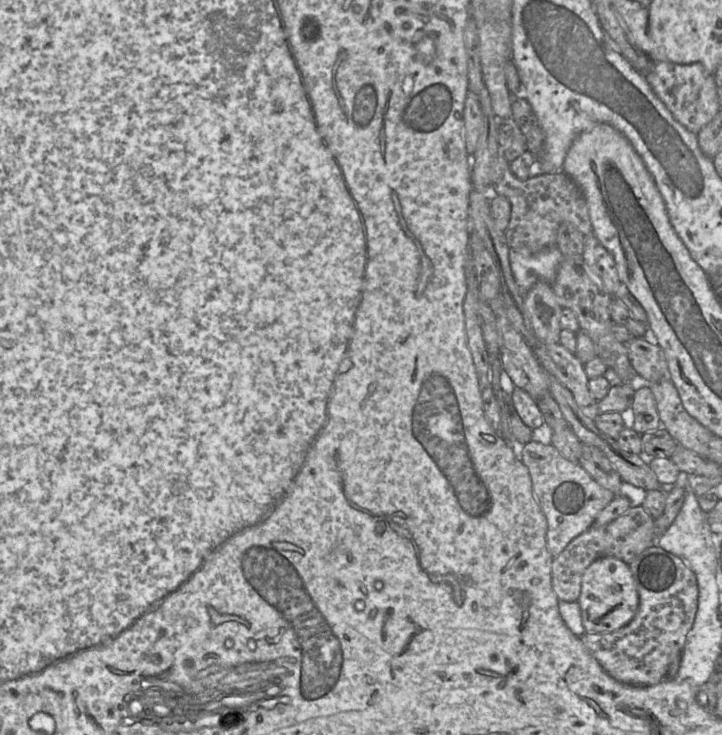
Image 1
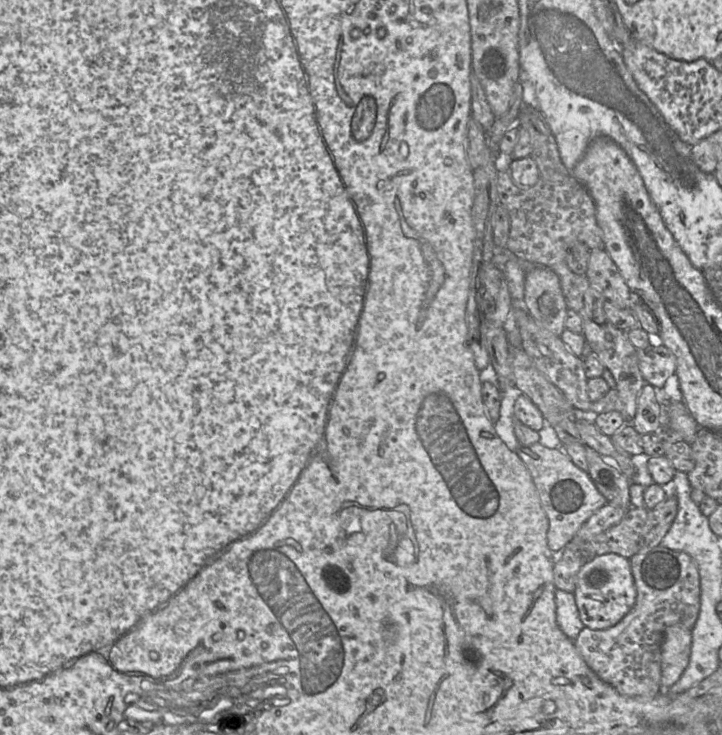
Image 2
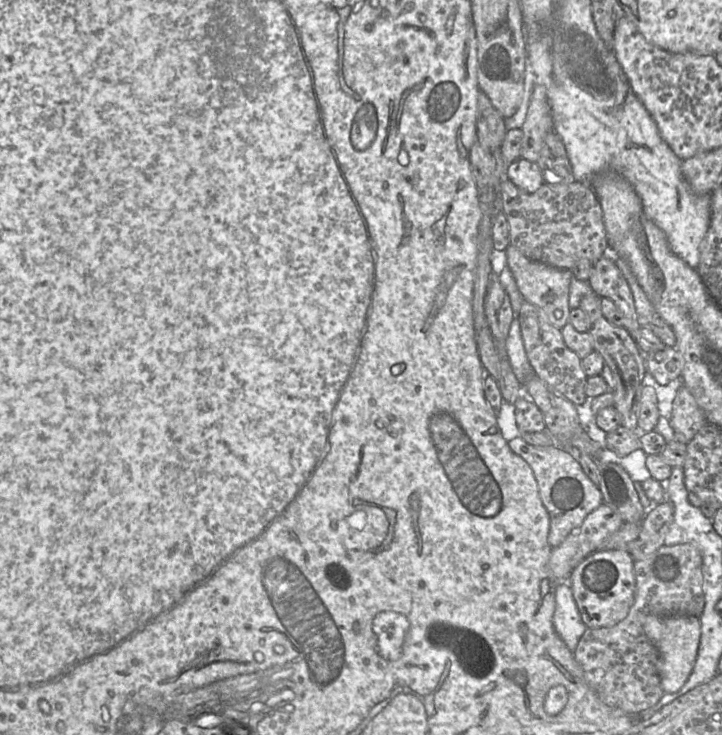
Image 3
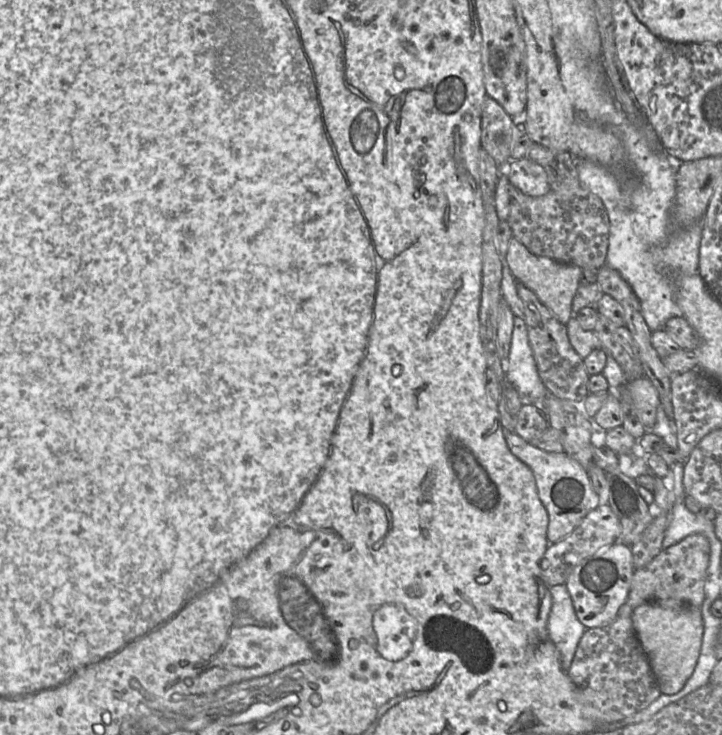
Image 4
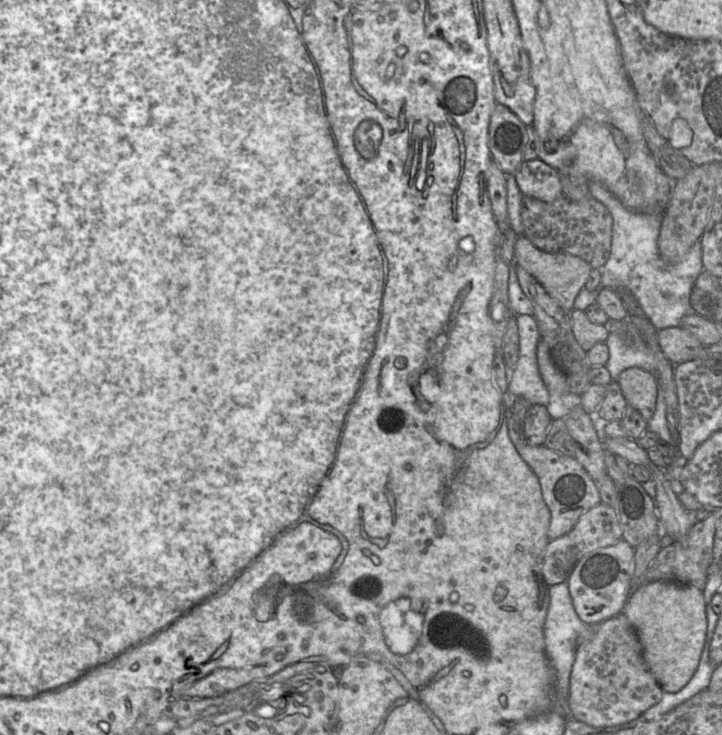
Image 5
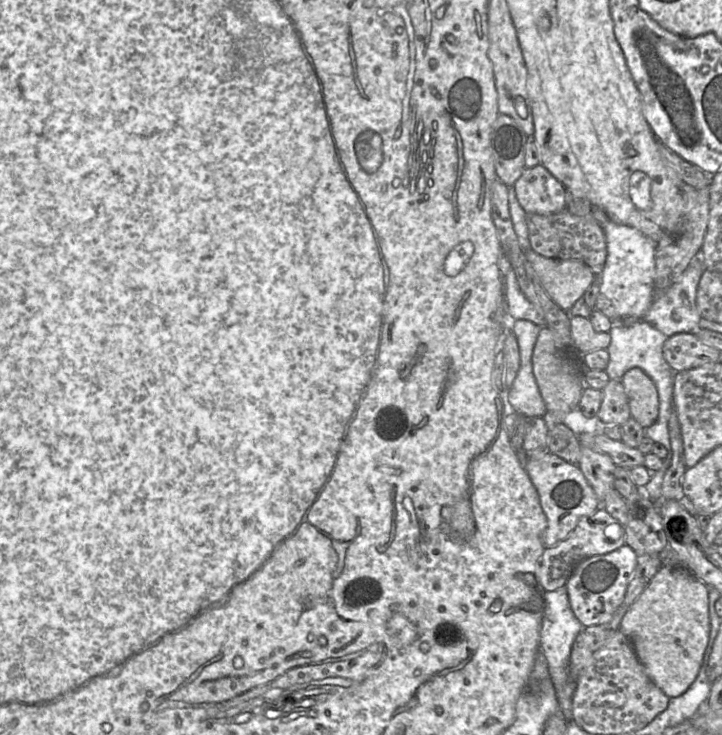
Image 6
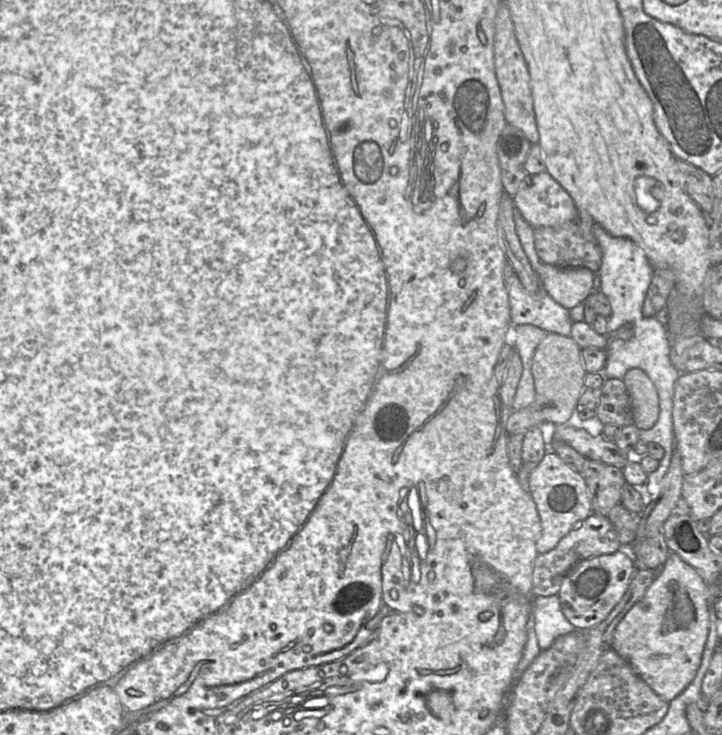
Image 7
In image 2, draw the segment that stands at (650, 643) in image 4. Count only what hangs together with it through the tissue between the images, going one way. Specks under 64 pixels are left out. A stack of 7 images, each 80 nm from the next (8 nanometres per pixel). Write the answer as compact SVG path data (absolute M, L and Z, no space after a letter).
M680 624L666 628L661 645L661 685L669 689L688 666L692 643L692 629Z

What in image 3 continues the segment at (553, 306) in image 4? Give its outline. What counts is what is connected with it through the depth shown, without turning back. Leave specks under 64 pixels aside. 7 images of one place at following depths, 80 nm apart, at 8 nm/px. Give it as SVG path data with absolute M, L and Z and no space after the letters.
M511 244L506 250L506 263L515 278L523 300L542 309L548 321L554 327L562 330L569 321L571 310L569 307L569 289L574 277L572 271L529 259Z

